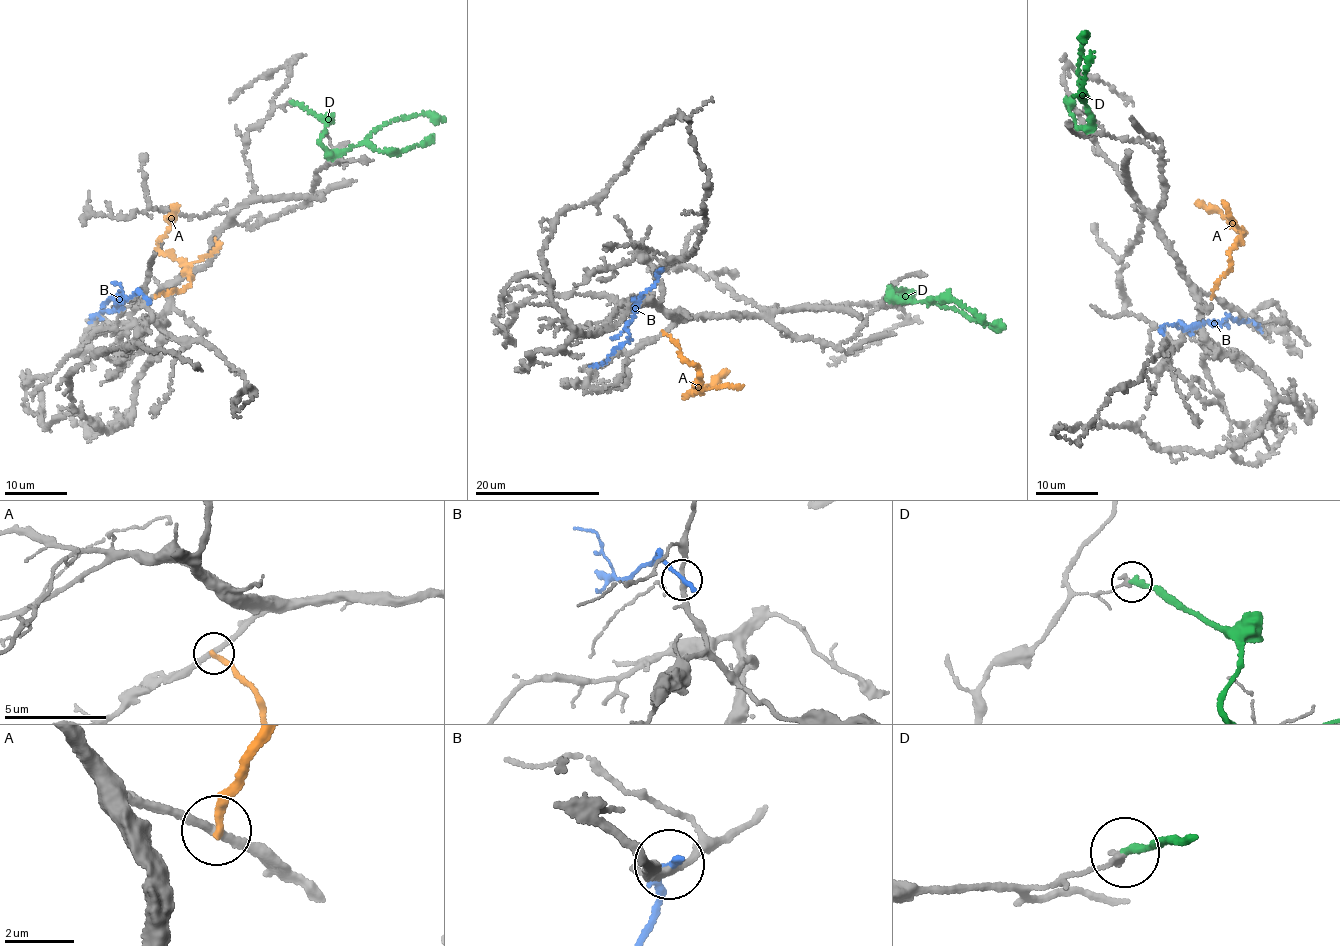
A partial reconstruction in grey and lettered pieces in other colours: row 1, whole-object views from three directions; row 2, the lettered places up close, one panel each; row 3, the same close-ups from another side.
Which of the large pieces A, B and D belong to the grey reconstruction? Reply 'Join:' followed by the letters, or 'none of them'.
Join: none of them

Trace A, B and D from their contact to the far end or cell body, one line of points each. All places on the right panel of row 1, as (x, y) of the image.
A: (1211, 296), (1218, 281), (1227, 273), (1232, 246), (1244, 232), (1217, 210), (1208, 210), (1196, 203)
B: (1161, 331), (1175, 325), (1184, 330), (1208, 323), (1221, 324), (1229, 317), (1238, 322), (1250, 321), (1260, 333)
D: (1069, 106), (1076, 126), (1091, 124), (1078, 87), (1077, 71), (1081, 33), (1084, 34)

